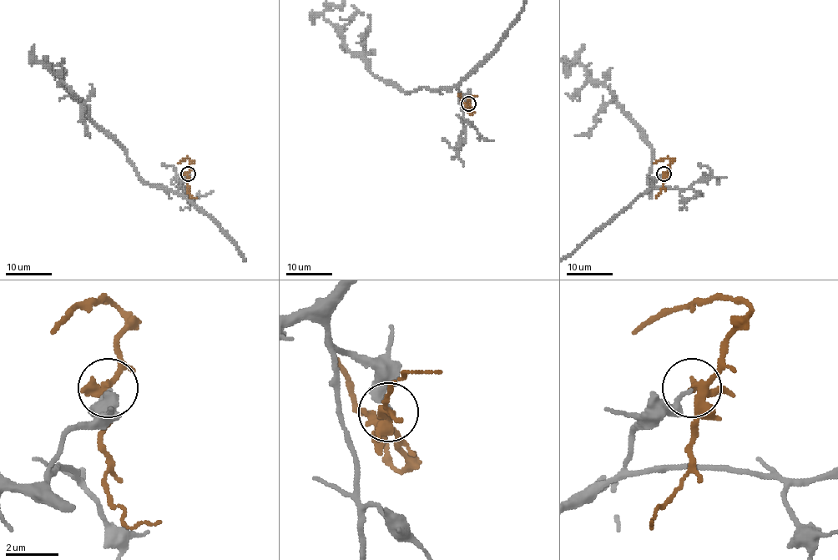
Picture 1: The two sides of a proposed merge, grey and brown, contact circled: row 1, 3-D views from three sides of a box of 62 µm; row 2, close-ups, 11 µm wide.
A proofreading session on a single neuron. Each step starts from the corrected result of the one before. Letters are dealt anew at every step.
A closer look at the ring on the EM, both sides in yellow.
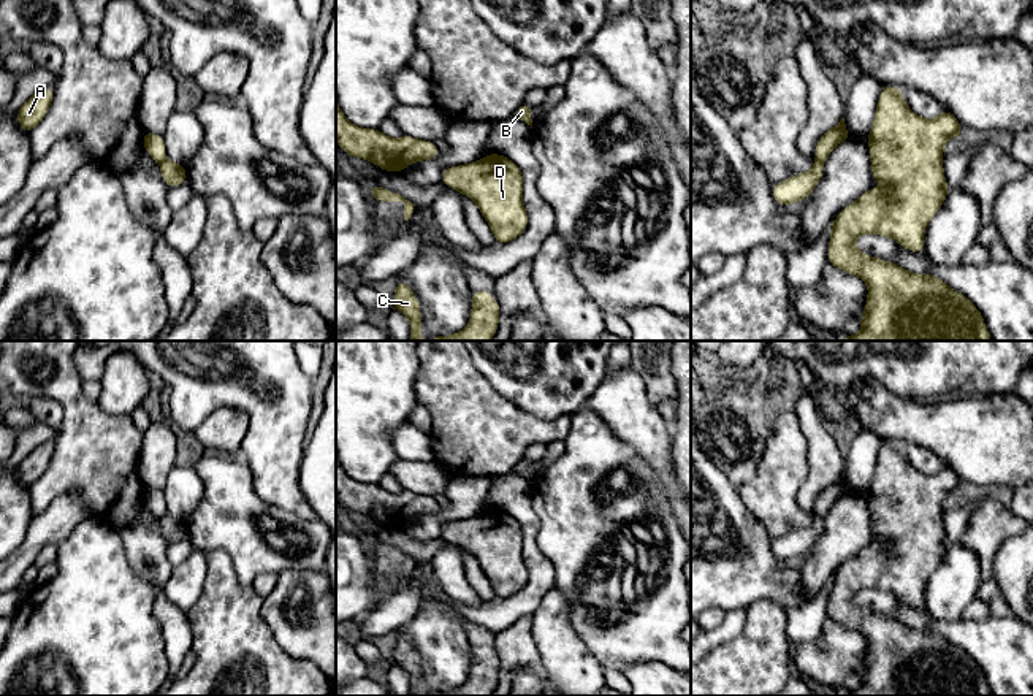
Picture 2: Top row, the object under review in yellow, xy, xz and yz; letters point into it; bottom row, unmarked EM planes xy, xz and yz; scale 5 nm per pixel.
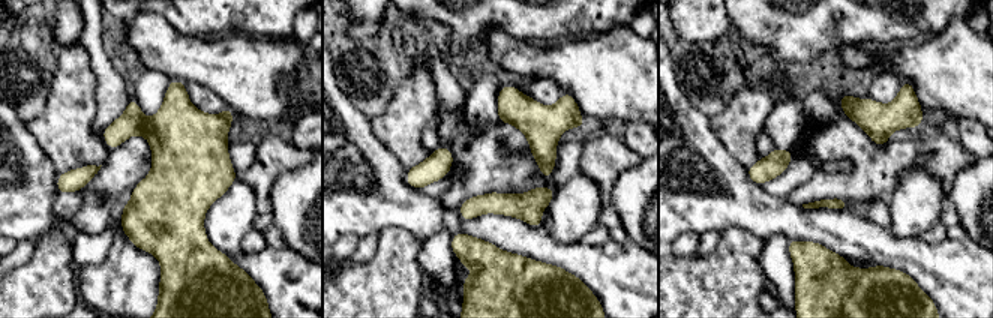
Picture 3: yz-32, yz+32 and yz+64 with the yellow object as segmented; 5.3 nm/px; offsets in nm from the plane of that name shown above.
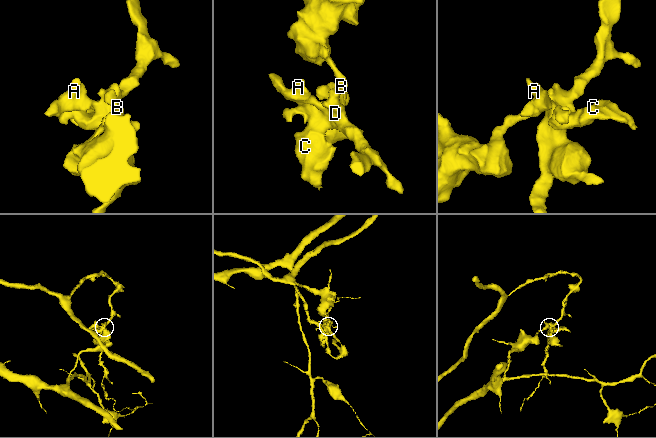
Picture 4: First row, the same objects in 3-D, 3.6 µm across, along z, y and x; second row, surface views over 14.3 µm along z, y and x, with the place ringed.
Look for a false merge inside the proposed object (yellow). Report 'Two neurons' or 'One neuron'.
Two neurons

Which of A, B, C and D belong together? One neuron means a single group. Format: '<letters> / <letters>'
A C D / B

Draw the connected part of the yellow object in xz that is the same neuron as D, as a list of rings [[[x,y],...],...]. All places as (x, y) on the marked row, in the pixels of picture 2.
[[[486,154],[474,163],[448,166],[442,171],[442,182],[478,206],[496,244],[505,244],[526,230],[523,173],[505,155]]]

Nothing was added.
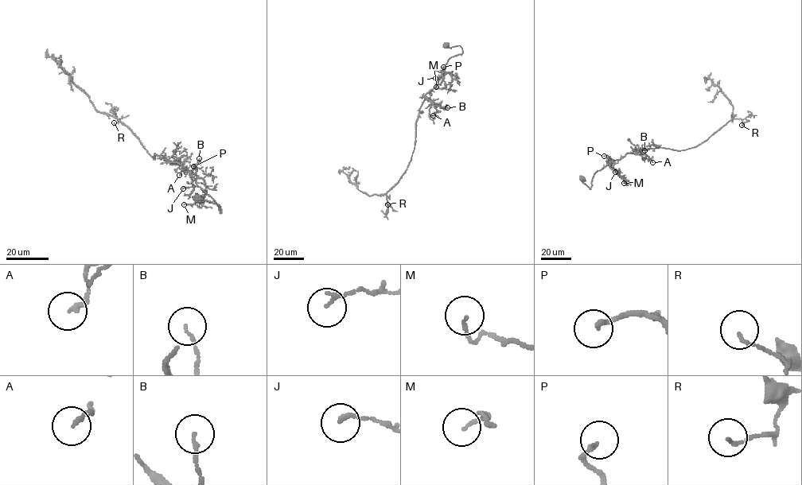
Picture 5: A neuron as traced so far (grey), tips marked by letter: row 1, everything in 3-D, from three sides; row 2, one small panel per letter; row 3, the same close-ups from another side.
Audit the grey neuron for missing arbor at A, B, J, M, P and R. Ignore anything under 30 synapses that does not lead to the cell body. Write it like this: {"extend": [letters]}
{"extend": []}

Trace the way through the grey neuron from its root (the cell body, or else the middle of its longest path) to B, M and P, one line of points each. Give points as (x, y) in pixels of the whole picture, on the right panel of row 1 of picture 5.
B: (582, 179), (590, 189), (592, 178), (597, 171), (628, 153), (640, 153), (644, 159), (644, 150)
M: (582, 179), (590, 189), (594, 174), (609, 164), (624, 178), (624, 183)
P: (582, 179), (590, 189), (594, 174), (612, 161), (607, 155), (604, 156)

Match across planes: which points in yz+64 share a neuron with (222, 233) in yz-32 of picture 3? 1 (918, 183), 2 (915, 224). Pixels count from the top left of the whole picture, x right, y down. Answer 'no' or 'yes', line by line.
1: yes
2: yes

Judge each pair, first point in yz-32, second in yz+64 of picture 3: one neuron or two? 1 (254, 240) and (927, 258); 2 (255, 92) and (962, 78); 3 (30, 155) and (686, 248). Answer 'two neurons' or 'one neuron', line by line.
1: two neurons
2: one neuron
3: two neurons

